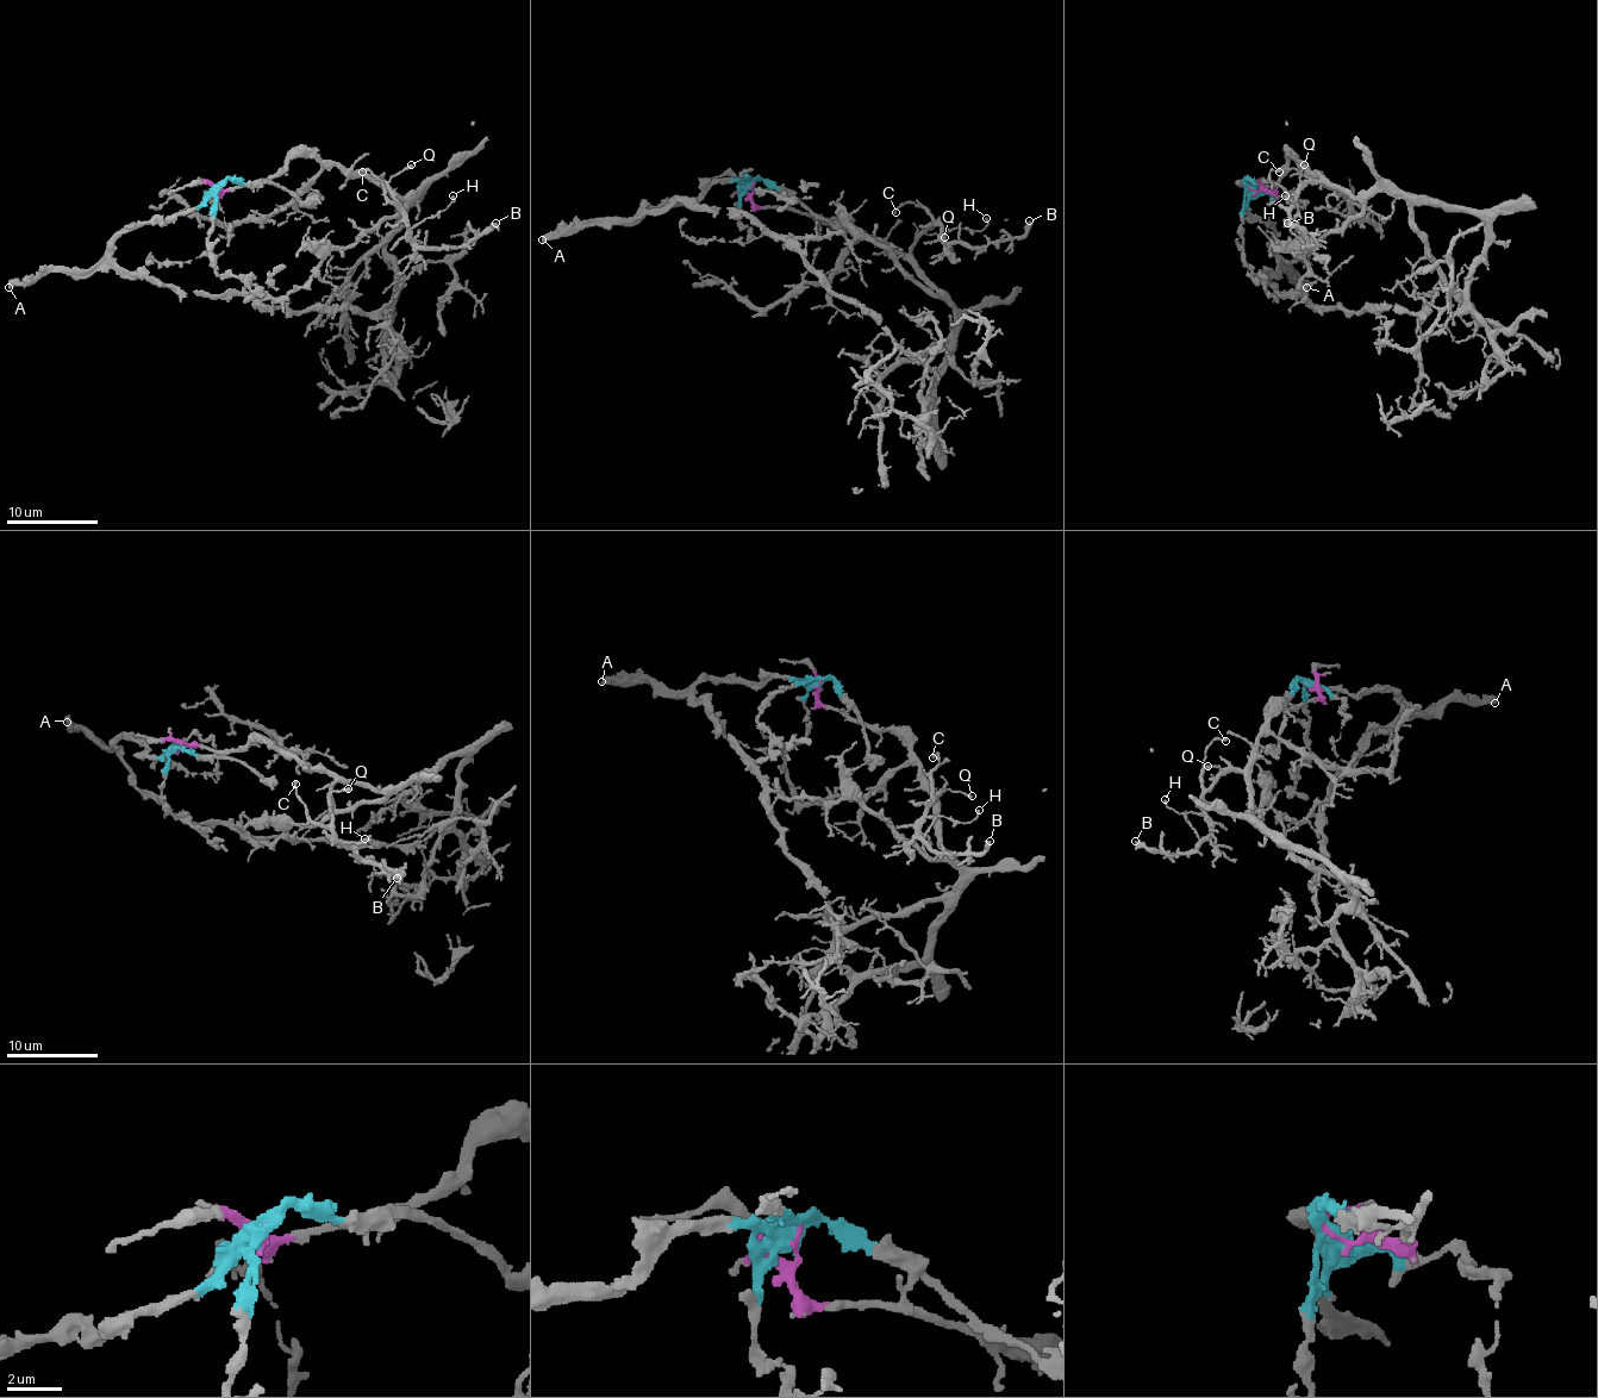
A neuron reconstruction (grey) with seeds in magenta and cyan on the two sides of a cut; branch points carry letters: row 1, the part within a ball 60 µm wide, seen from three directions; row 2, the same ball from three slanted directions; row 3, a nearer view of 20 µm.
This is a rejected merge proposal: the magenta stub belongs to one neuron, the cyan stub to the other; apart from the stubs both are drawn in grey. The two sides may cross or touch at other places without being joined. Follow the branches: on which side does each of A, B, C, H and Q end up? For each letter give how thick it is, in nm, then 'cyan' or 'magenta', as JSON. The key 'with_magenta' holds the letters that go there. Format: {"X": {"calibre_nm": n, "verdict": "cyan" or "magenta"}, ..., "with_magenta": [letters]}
{"A": {"calibre_nm": 480, "verdict": "cyan"}, "B": {"calibre_nm": 400, "verdict": "magenta"}, "C": {"calibre_nm": 220, "verdict": "magenta"}, "H": {"calibre_nm": 170, "verdict": "magenta"}, "Q": {"calibre_nm": 240, "verdict": "magenta"}, "with_magenta": ["B", "C", "H", "Q"]}

